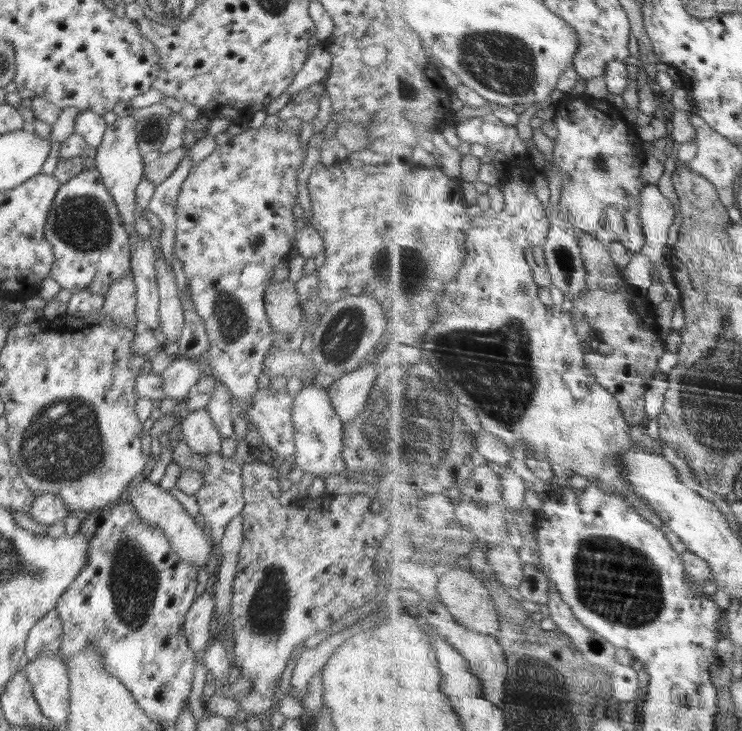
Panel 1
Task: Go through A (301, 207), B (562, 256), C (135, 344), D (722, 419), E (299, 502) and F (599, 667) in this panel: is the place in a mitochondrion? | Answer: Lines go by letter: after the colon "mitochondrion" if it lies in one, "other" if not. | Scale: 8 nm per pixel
A: other
B: mitochondrion
C: other
D: mitochondrion
E: other
F: other

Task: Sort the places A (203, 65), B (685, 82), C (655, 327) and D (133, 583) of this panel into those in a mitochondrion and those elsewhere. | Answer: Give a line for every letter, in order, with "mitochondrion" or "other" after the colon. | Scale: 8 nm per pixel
A: other
B: other
C: other
D: mitochondrion

